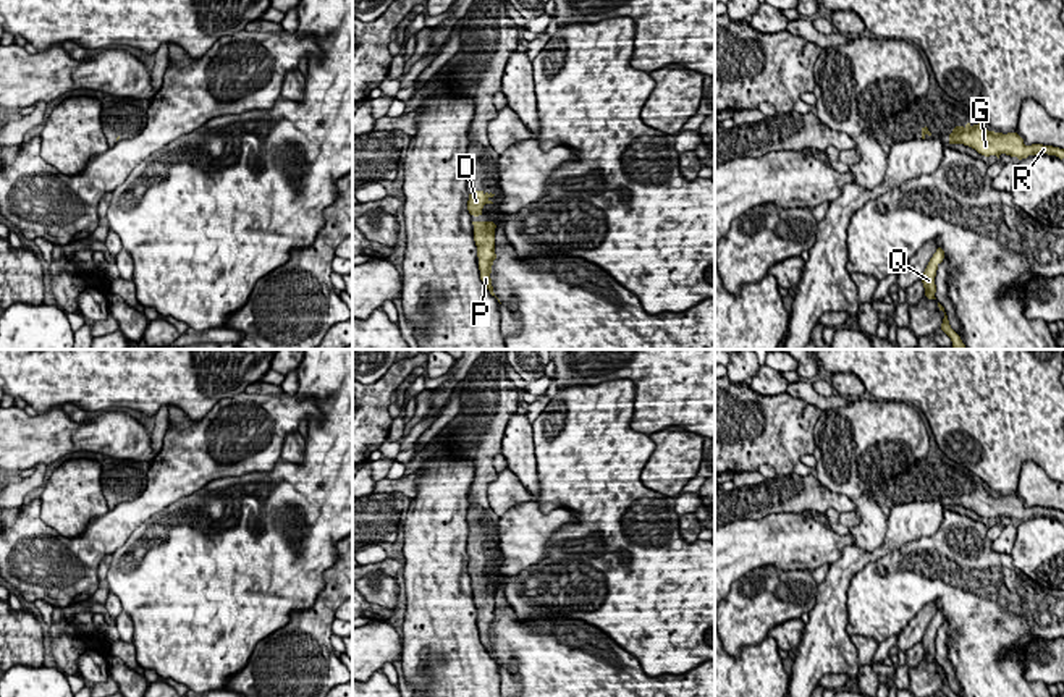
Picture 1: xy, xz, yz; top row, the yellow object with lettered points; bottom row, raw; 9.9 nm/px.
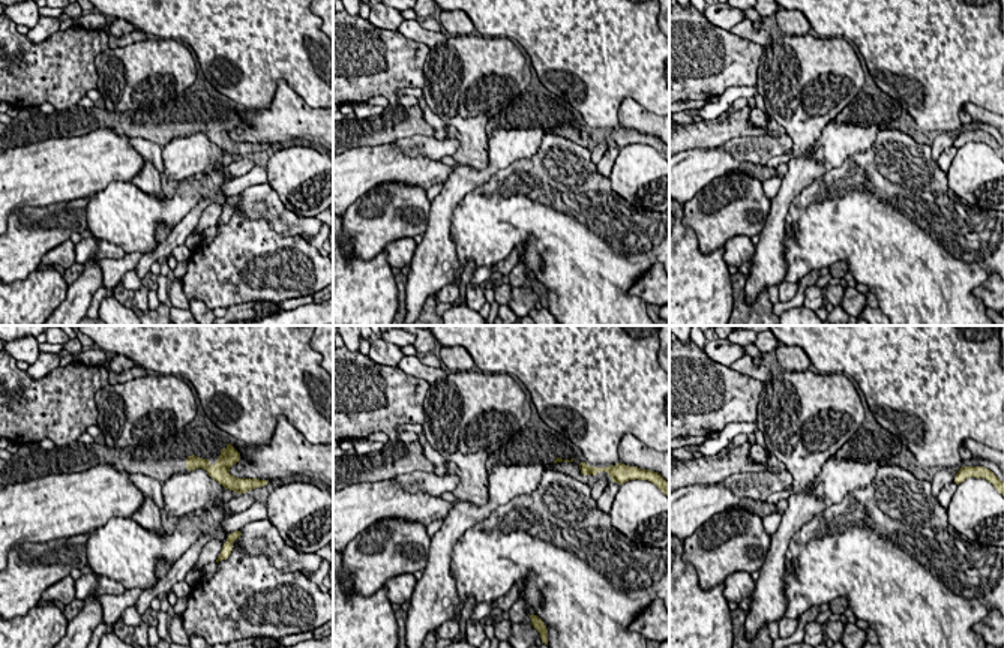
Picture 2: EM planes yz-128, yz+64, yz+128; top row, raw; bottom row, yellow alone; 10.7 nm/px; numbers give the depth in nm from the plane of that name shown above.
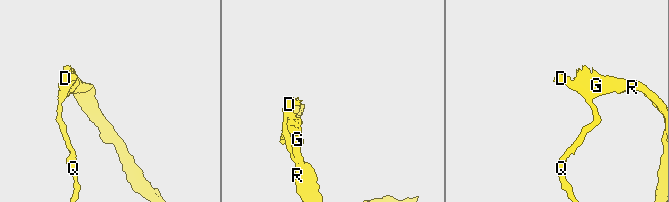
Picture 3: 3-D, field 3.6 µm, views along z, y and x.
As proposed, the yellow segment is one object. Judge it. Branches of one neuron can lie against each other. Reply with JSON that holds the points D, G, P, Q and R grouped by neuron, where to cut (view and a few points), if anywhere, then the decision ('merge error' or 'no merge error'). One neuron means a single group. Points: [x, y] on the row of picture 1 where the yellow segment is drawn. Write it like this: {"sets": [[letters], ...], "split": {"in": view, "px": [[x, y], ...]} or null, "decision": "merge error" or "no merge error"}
{"sets": [["D", "G", "P", "Q", "R"]], "split": null, "decision": "no merge error"}

